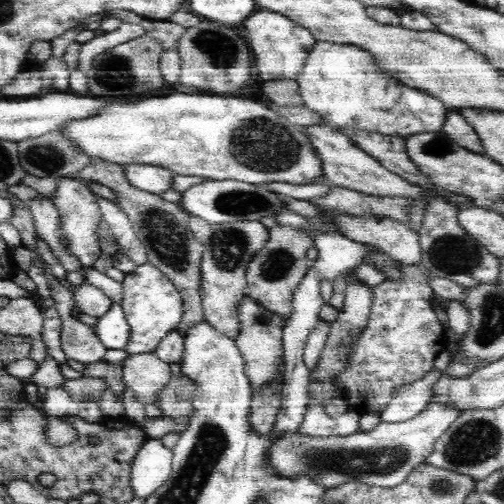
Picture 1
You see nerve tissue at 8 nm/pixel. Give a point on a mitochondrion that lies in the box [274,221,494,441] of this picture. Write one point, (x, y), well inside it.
(453, 253)

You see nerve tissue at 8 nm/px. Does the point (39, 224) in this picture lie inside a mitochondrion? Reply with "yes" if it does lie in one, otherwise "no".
no

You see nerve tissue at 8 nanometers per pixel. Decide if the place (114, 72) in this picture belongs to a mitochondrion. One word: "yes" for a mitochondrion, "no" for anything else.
yes

